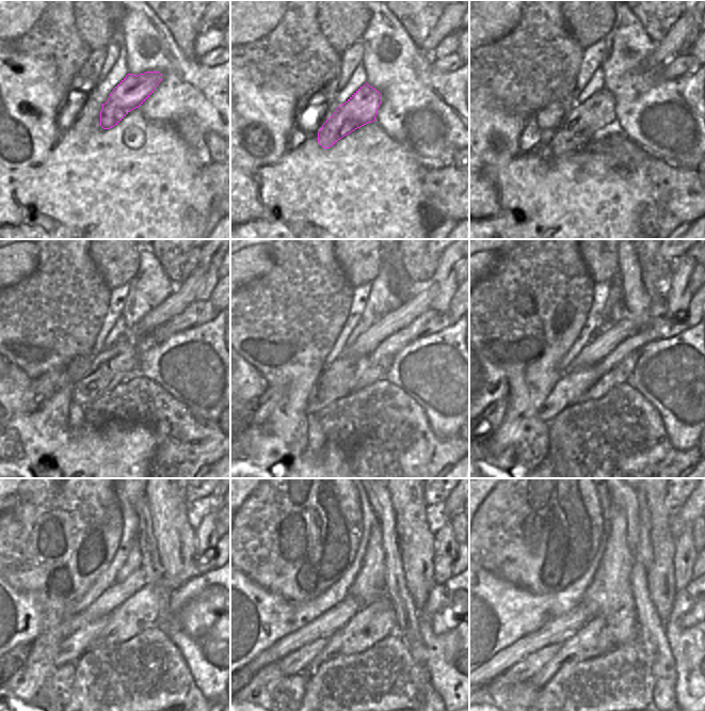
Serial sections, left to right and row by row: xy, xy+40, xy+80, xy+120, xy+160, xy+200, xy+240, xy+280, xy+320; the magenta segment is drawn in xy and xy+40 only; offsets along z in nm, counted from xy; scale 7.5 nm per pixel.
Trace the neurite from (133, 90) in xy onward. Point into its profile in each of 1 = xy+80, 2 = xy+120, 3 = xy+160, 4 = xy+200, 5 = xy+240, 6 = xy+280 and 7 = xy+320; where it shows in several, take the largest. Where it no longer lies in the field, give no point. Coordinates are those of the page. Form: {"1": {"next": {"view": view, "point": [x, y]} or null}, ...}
{"1": {"next": {"view": "xy+80", "point": [586, 120]}}, "2": {"next": {"view": "xy+120", "point": [108, 369]}}, "3": {"next": {"view": "xy+160", "point": [340, 378]}}, "4": {"next": {"view": "xy+200", "point": [572, 385]}}, "5": {"next": {"view": "xy+240", "point": [75, 645]}}, "6": {"next": {"view": "xy+280", "point": [298, 661]}}, "7": {"next": {"view": "xy+320", "point": [524, 670]}}}

